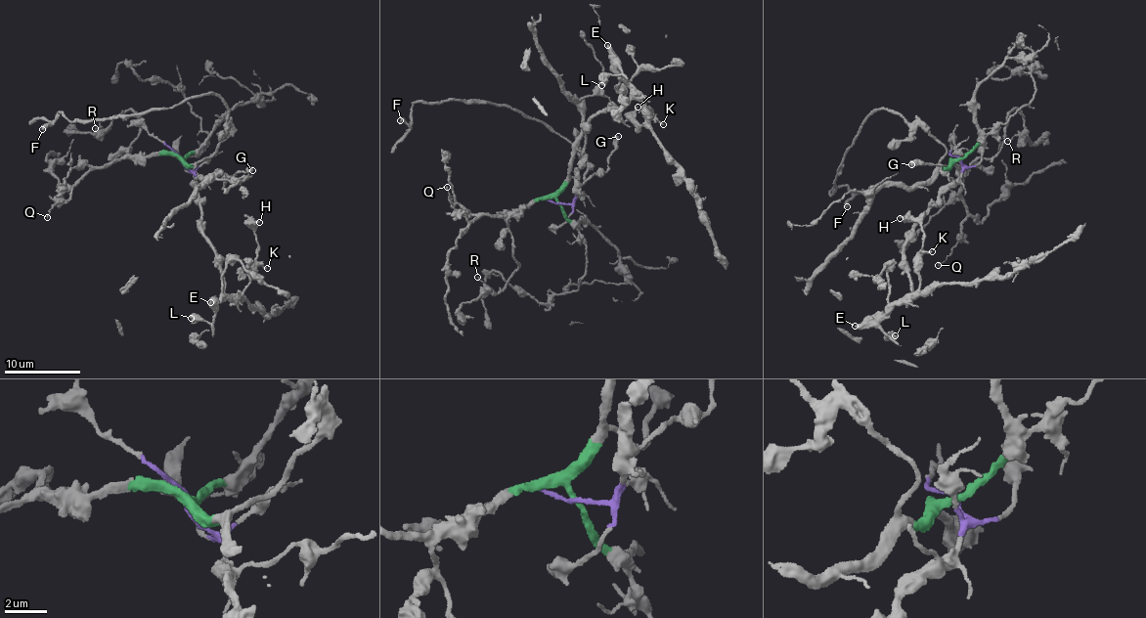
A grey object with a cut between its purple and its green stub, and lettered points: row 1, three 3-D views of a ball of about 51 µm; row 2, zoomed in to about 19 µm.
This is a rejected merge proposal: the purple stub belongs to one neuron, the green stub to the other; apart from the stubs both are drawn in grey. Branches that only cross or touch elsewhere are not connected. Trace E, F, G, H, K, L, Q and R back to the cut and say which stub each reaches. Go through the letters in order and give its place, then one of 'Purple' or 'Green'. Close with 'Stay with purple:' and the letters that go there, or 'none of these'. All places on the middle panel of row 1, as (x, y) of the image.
E: Place: (607, 45). Purple
F: Place: (400, 120). Green
G: Place: (618, 136). Purple
H: Place: (638, 107). Purple
K: Place: (663, 124). Purple
L: Place: (601, 85). Purple
Q: Place: (447, 187). Green
R: Place: (477, 277). Green
Stay with purple: E, G, H, K, L

